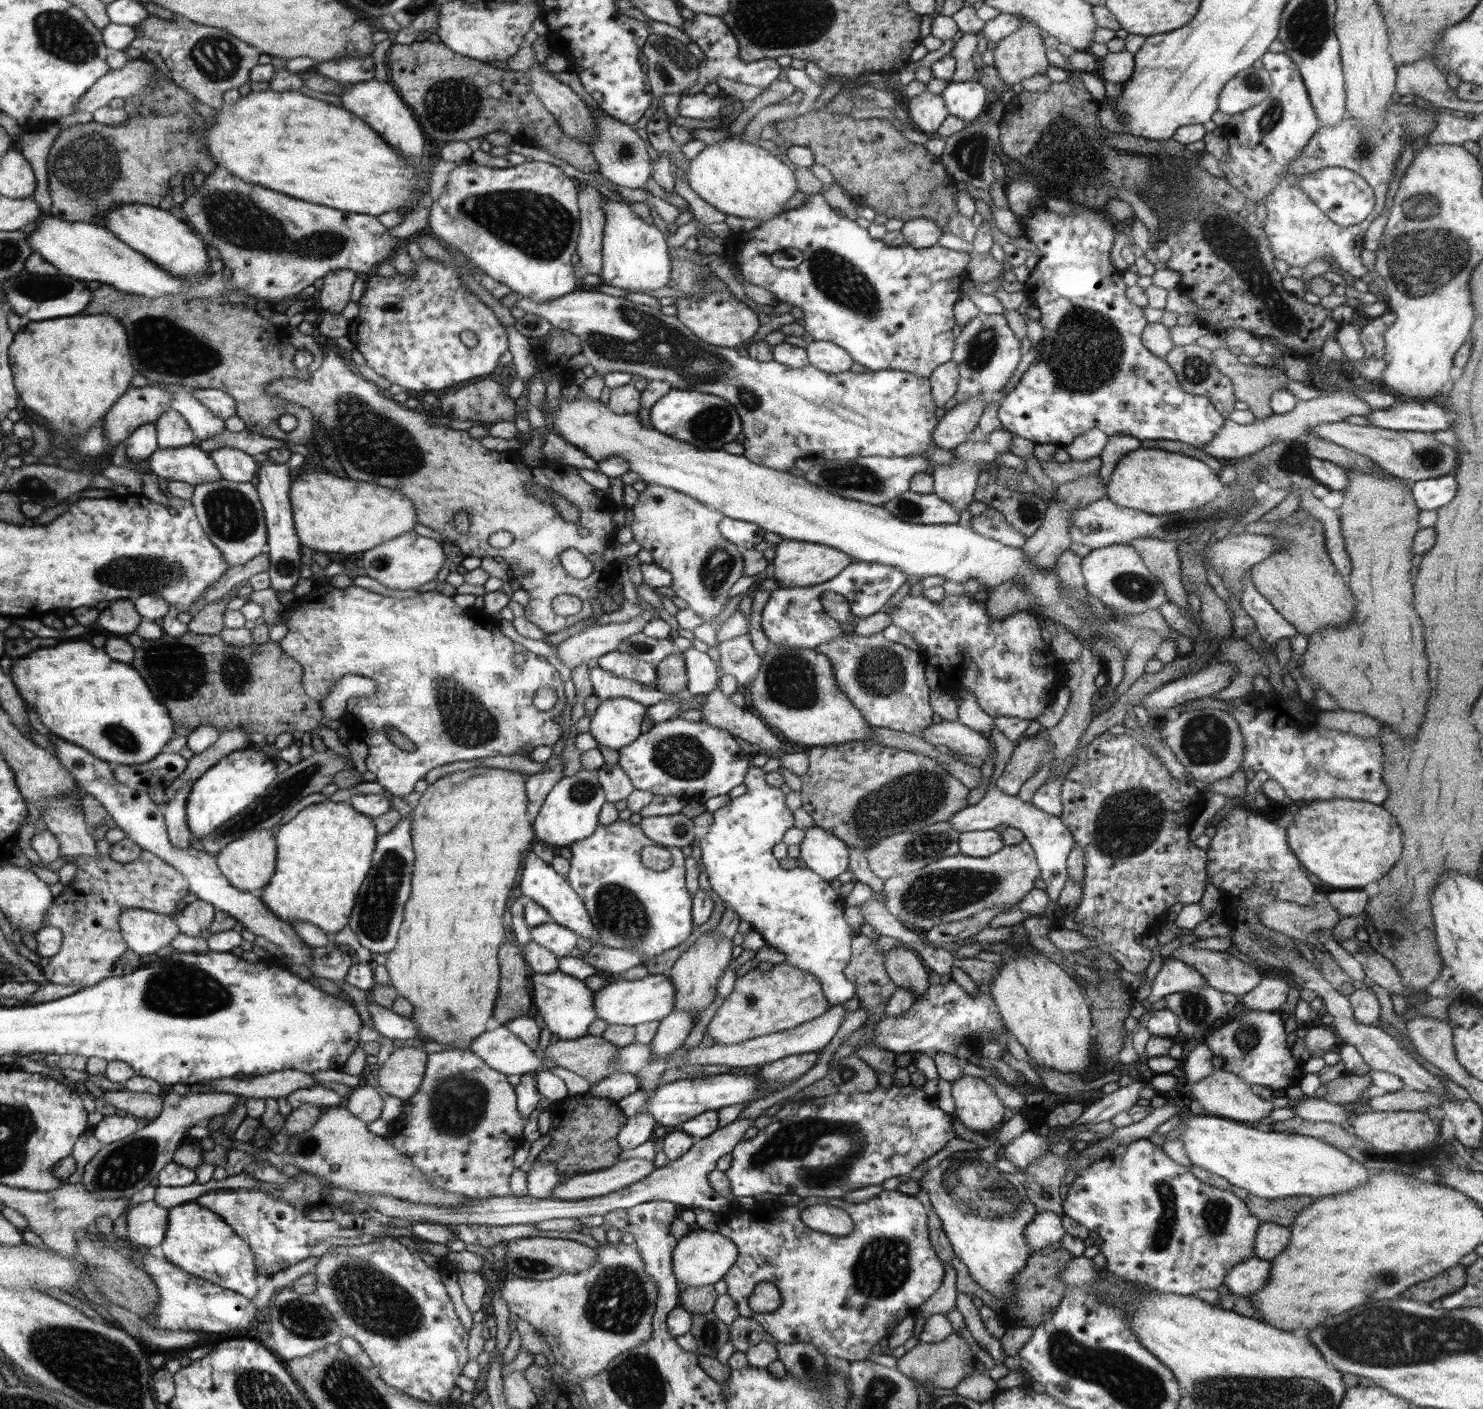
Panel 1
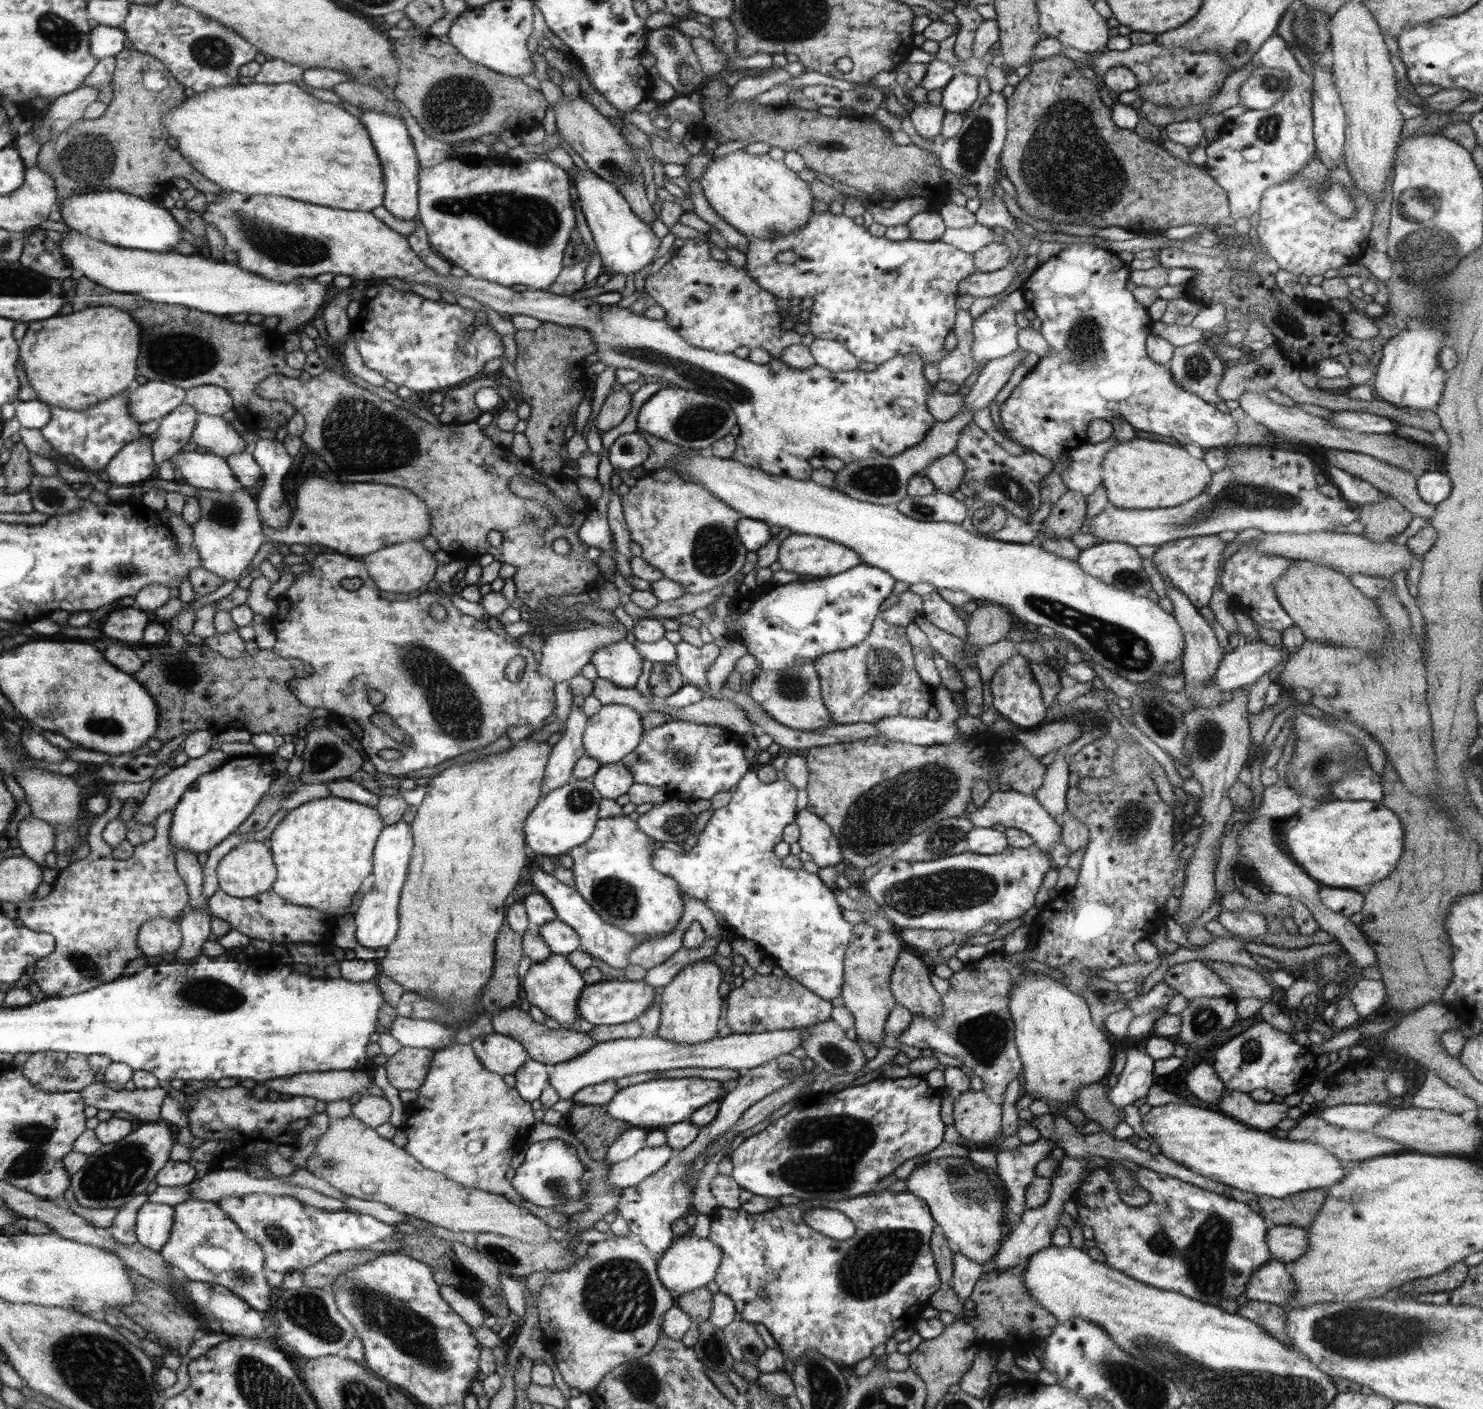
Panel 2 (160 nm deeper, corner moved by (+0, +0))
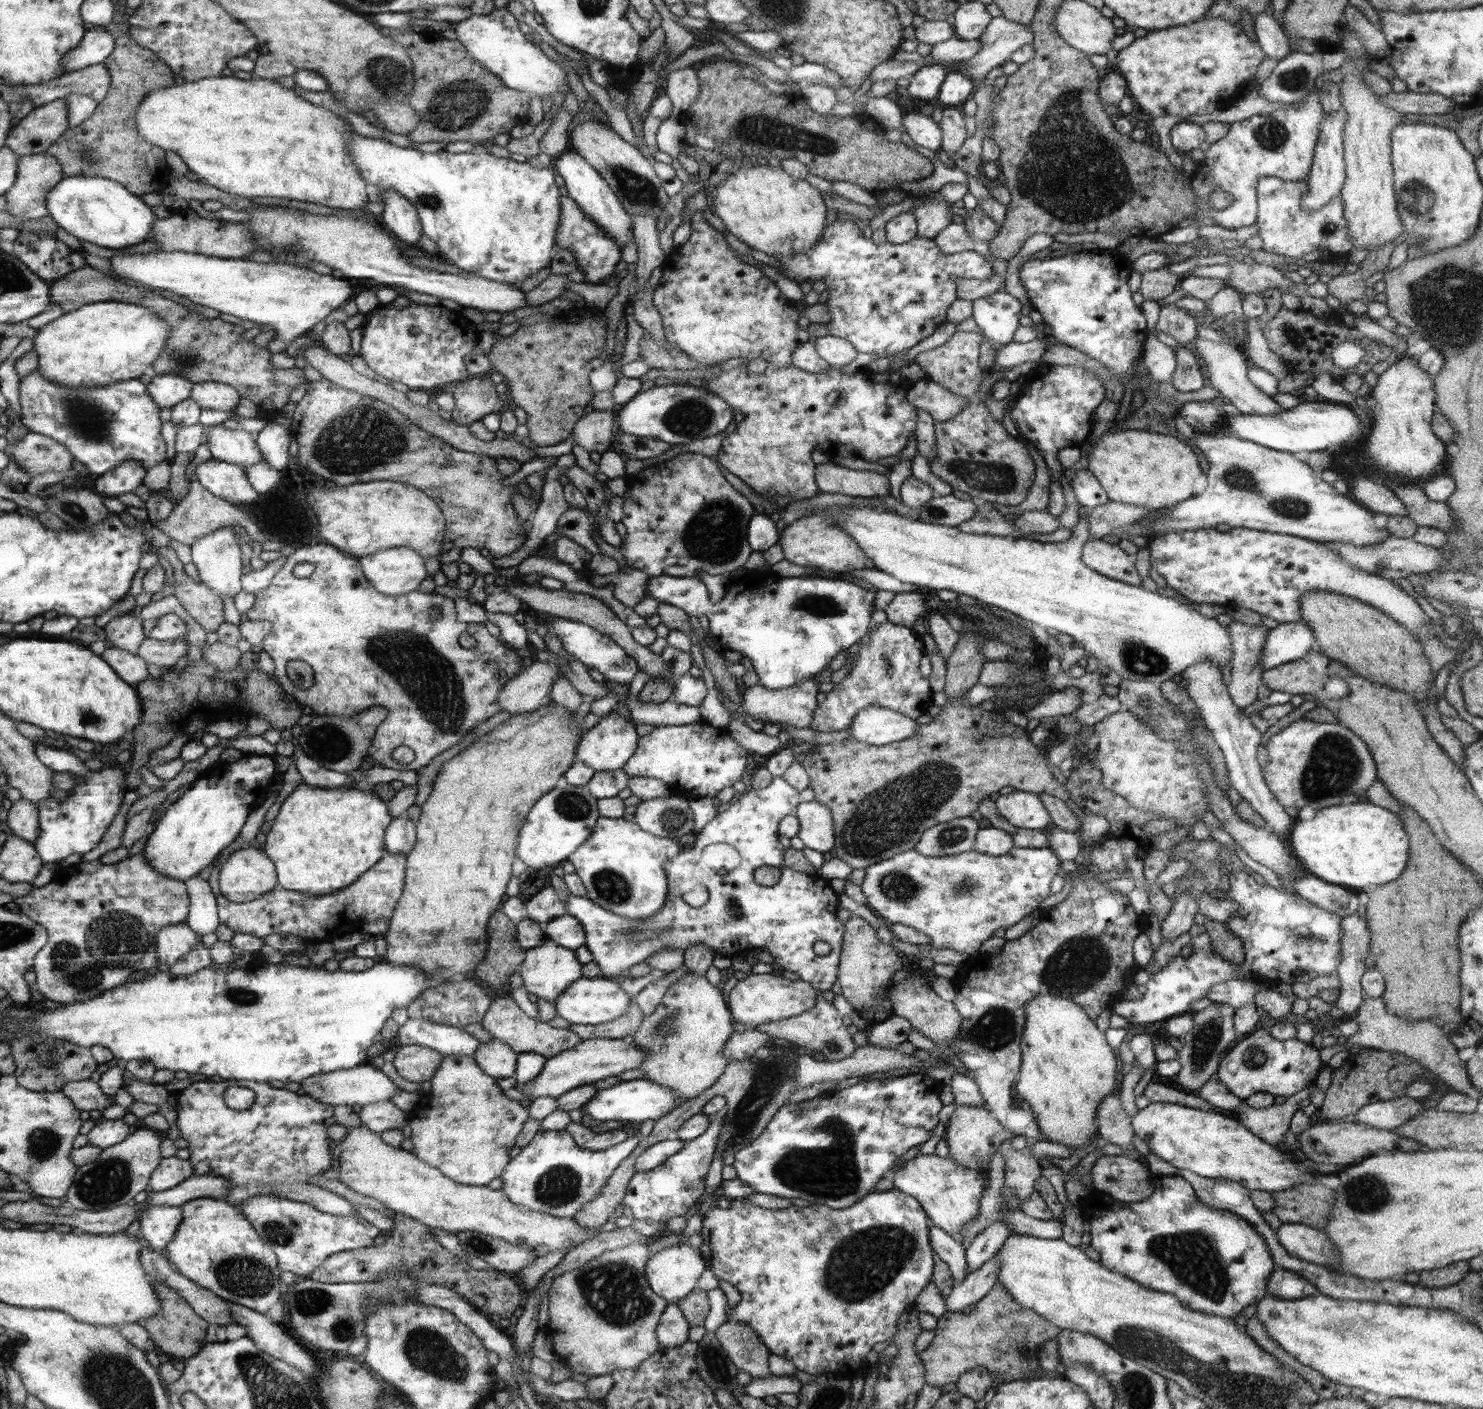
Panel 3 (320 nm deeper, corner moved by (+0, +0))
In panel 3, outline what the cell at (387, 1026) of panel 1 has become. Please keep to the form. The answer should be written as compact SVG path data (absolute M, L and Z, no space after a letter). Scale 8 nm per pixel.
M410 1018L399 1028L396 1042L399 1046L426 1046L443 1056L474 1057L480 1047L480 1042L463 1028Z

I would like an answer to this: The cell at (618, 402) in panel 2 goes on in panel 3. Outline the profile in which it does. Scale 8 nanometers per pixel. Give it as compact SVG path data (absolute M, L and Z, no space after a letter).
M593 410L576 422L575 430L571 434L574 445L581 446L589 453L606 453L613 441L613 433L617 426L617 411Z

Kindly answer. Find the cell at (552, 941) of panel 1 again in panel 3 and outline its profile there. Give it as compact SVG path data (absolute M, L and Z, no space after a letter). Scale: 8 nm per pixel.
M570 914L552 920L542 927L546 939L553 940L568 950L576 951L585 944L584 928Z

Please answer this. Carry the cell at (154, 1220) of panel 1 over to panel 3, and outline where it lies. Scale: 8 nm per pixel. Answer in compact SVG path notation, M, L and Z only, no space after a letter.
M150 1206L142 1214L135 1231L145 1238L152 1249L161 1251L175 1238L183 1222L183 1210L179 1206Z

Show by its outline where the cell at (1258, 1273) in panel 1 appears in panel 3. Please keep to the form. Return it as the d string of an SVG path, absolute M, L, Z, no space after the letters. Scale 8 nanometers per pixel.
M1275 1267L1267 1282L1267 1293L1278 1298L1294 1300L1315 1295L1316 1286L1291 1270Z

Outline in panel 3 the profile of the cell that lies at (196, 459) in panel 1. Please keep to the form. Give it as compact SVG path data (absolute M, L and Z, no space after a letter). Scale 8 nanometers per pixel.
M210 459L195 468L196 484L204 486L217 498L231 504L248 504L258 500L259 492L248 482L243 467Z

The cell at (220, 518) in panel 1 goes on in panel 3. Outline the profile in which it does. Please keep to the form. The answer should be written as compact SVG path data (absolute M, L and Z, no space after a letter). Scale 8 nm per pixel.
M225 526L220 530L215 530L207 534L204 538L197 540L191 546L191 562L198 569L198 576L201 582L221 597L234 597L242 591L240 576L242 576L245 558L242 555L242 551L240 551L240 545L238 545L239 536L234 534L233 527Z

